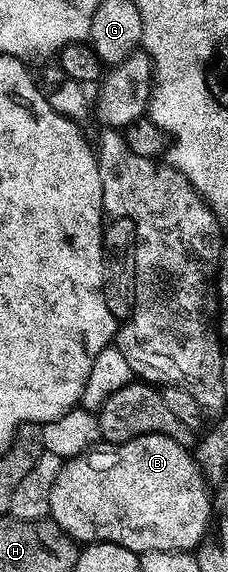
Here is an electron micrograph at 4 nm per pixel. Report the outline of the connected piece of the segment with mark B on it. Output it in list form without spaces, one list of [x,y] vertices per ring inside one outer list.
[[[145,433],[131,441],[125,441],[119,445],[107,444],[105,447],[95,447],[89,452],[84,452],[78,457],[71,457],[63,464],[60,475],[56,475],[56,483],[52,483],[52,495],[50,496],[50,517],[60,528],[65,529],[66,534],[73,537],[78,543],[93,543],[107,541],[116,543],[128,551],[136,554],[144,554],[148,551],[176,551],[185,553],[194,551],[202,542],[202,538],[212,525],[212,493],[206,484],[206,478],[202,476],[202,467],[194,461],[194,454],[187,446],[176,443],[176,439],[168,439],[168,435],[159,433]]]

